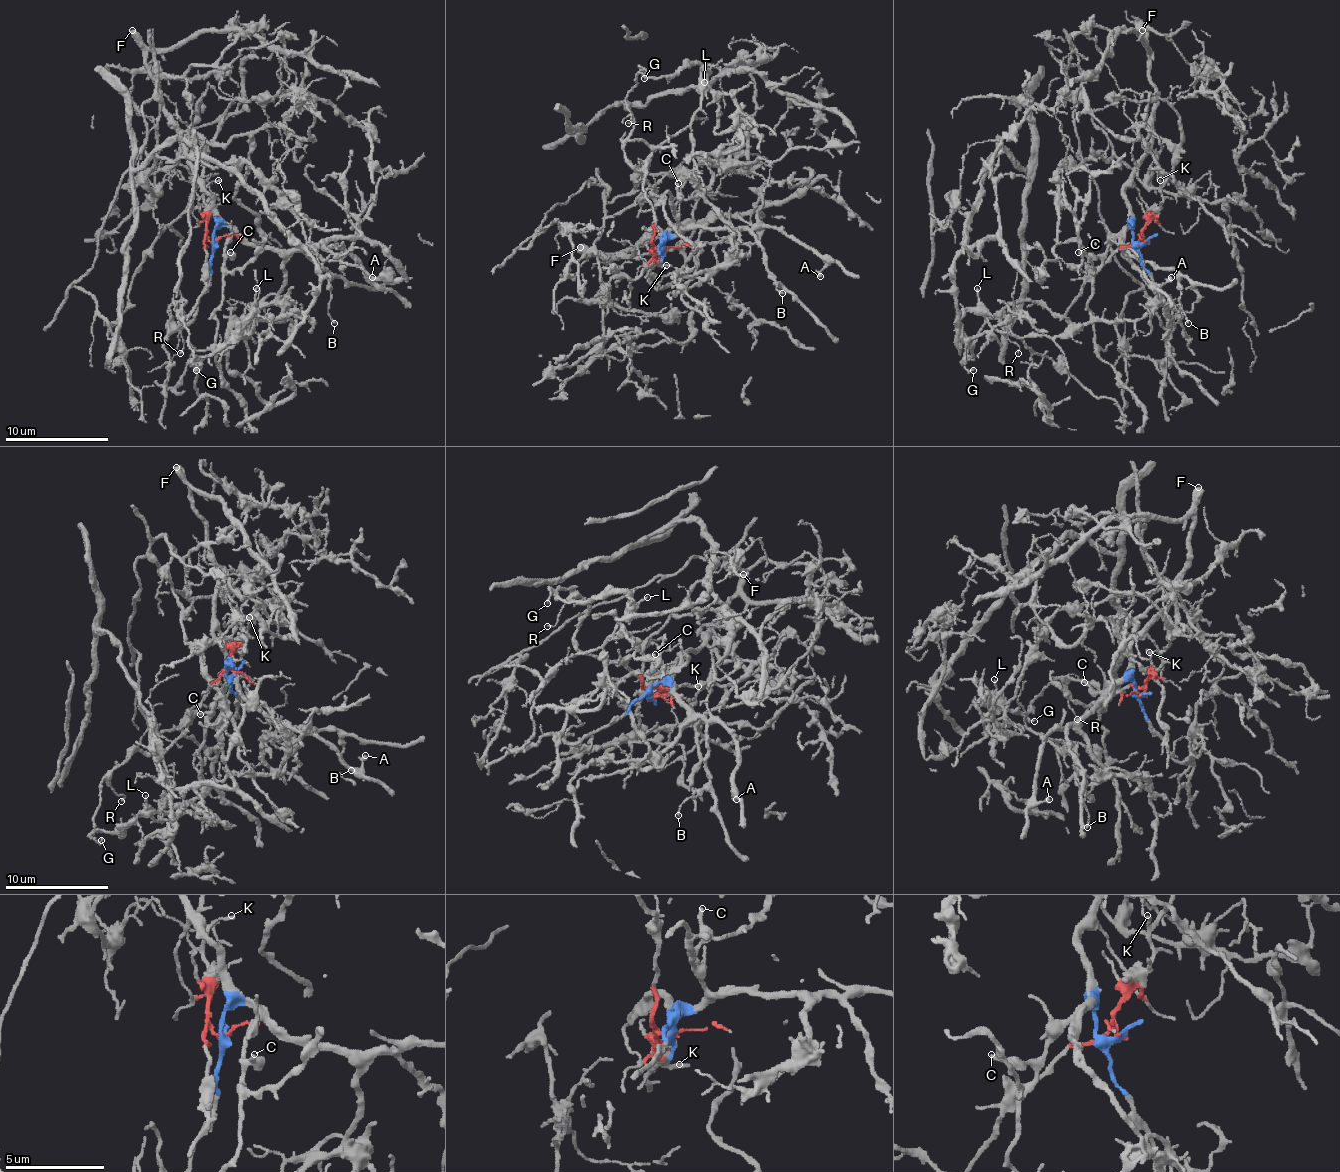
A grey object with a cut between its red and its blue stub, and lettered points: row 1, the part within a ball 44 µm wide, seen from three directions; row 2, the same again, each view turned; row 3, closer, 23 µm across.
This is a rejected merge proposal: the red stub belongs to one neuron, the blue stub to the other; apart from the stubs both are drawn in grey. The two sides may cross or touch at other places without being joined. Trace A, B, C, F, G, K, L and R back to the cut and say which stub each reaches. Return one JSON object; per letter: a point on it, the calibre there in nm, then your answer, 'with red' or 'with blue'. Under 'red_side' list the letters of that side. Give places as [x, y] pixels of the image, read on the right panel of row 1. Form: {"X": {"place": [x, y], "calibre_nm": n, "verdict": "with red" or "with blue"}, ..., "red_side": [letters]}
{"A": {"place": [1171, 277], "calibre_nm": 260, "verdict": "with blue"}, "B": {"place": [1188, 323], "calibre_nm": 120, "verdict": "with blue"}, "C": {"place": [1078, 252], "calibre_nm": 200, "verdict": "with blue"}, "F": {"place": [1142, 30], "calibre_nm": 550, "verdict": "with blue"}, "G": {"place": [973, 370], "calibre_nm": 140, "verdict": "with red"}, "K": {"place": [1160, 180], "calibre_nm": 140, "verdict": "with red"}, "L": {"place": [977, 288], "calibre_nm": 140, "verdict": "with red"}, "R": {"place": [1018, 353], "calibre_nm": 110, "verdict": "with red"}, "red_side": ["G", "K", "L", "R"]}

